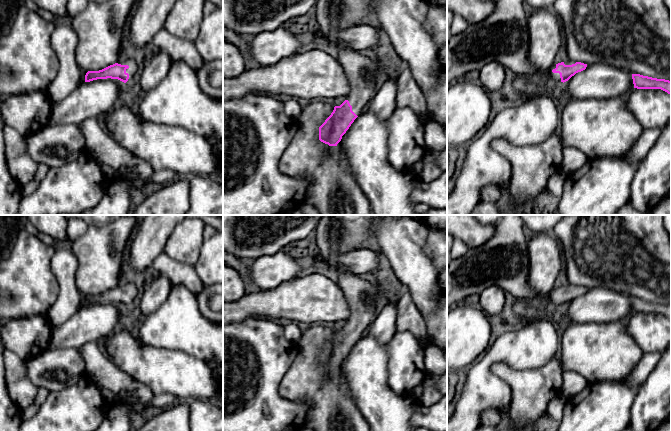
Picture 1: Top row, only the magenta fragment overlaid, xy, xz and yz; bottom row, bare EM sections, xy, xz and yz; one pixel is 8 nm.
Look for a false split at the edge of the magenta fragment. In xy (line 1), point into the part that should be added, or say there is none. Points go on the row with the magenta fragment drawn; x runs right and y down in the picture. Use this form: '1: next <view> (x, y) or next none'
1: next xy (133, 70)

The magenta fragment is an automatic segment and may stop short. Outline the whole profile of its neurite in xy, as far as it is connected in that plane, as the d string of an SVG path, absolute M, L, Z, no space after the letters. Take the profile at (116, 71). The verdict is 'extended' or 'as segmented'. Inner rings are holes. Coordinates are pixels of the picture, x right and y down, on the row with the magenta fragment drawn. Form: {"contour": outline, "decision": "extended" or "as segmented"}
{"contour": "M124 59L99 71L88 71L85 75L85 82L111 78L118 79L126 84L133 84L139 72L138 63L132 59Z", "decision": "extended"}

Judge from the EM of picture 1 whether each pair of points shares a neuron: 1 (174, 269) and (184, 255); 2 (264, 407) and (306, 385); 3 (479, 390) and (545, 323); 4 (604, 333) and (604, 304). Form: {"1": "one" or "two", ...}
{"1": "two", "2": "two", "3": "one", "4": "two"}

